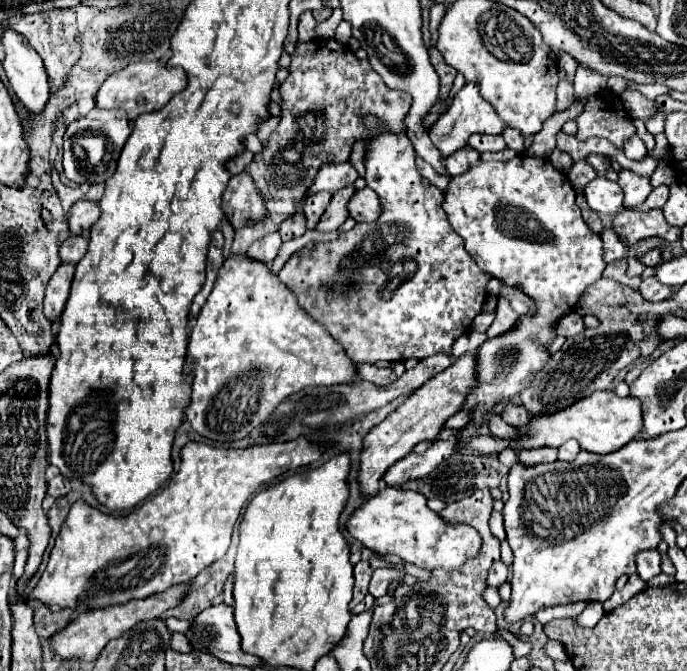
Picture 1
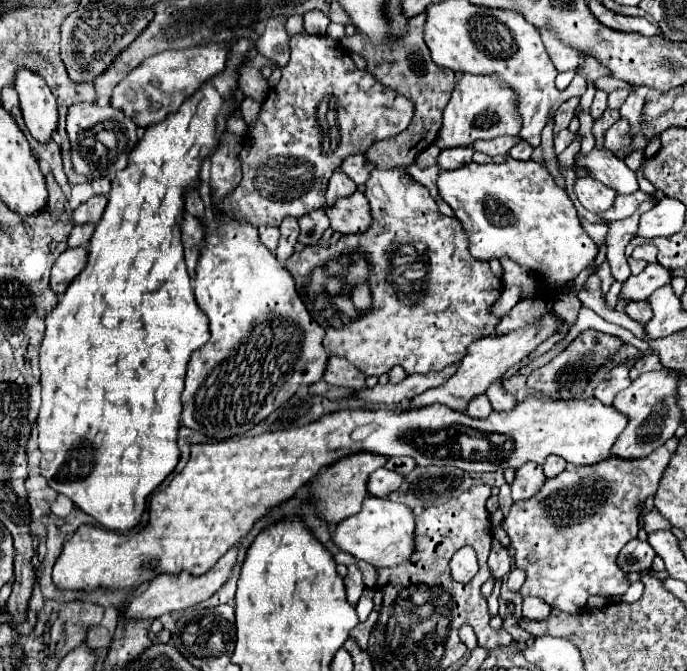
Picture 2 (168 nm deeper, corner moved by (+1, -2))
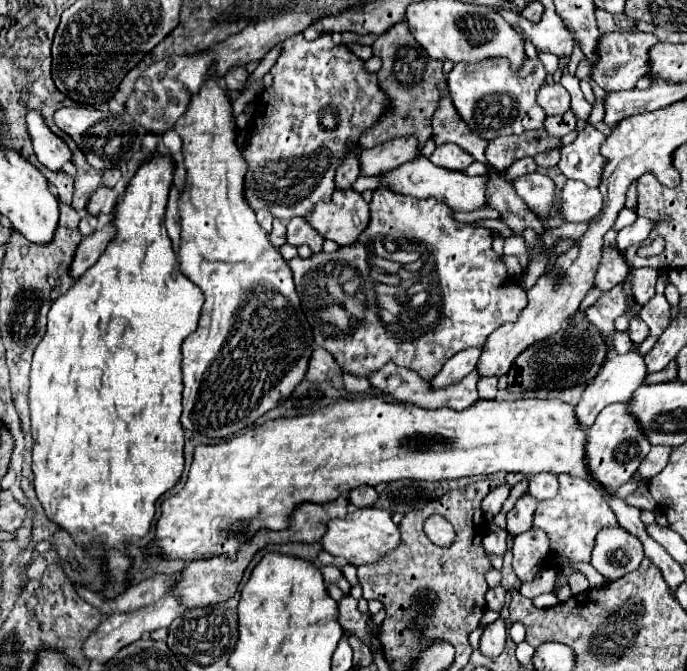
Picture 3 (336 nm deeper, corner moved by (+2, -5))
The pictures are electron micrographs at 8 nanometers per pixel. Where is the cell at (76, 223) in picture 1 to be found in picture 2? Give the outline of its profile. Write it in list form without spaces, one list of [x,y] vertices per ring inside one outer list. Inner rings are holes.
[[[94,195],[92,199],[88,199],[86,203],[82,203],[76,211],[74,211],[74,221],[76,225],[84,225],[84,223],[92,223],[96,225],[106,209],[108,199],[104,195]]]

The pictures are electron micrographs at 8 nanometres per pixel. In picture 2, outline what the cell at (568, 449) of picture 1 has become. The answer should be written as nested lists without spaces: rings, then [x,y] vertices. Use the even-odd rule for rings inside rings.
[[[550,455],[550,457],[546,459],[546,463],[544,463],[544,475],[546,475],[548,479],[552,479],[552,477],[560,475],[564,467],[566,467],[566,461],[564,461],[562,457],[558,457],[558,455]]]

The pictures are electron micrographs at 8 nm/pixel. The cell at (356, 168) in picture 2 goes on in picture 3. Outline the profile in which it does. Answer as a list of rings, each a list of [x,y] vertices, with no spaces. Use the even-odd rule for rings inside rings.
[[[397,138],[387,144],[379,144],[361,154],[361,174],[379,176],[389,172],[417,156],[417,144],[411,138]]]

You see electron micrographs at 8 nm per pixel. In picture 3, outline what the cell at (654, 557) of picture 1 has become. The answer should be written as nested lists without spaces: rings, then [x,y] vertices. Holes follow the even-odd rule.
[[[603,528],[597,534],[591,564],[609,580],[617,580],[639,568],[643,546],[623,528]]]

